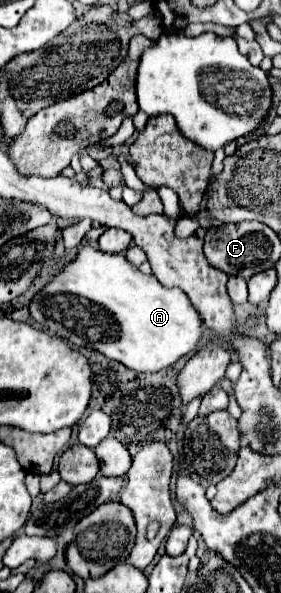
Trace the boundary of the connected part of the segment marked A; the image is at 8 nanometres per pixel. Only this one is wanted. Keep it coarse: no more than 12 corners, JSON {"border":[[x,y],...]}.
{"border":[[80,248],[34,322],[134,372],[194,354],[182,290]]}

